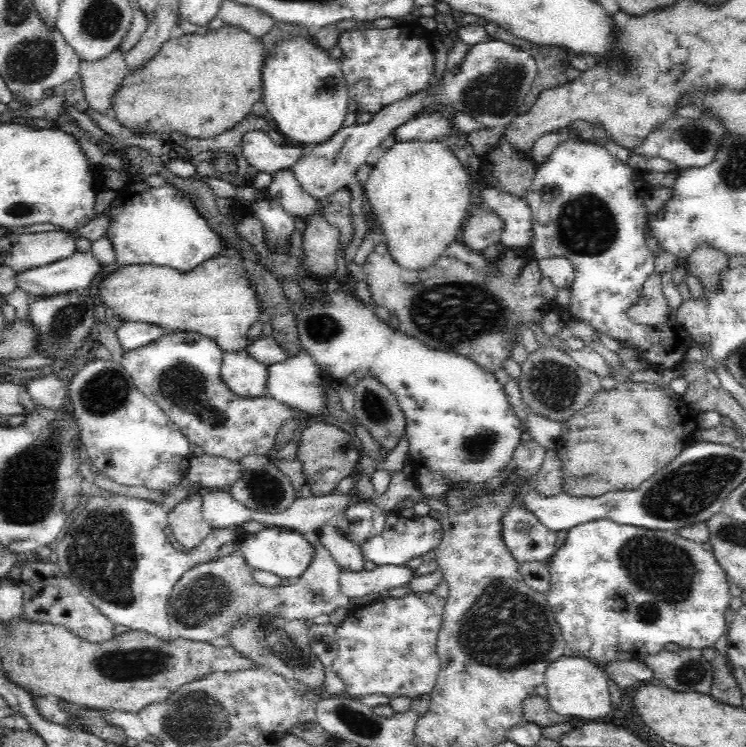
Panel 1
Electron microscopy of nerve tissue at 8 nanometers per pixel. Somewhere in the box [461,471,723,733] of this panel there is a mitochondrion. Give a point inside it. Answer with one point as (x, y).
(662, 574)

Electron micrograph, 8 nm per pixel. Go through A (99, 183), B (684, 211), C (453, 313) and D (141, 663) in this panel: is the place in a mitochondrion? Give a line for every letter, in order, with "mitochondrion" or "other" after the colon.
A: other
B: other
C: mitochondrion
D: mitochondrion

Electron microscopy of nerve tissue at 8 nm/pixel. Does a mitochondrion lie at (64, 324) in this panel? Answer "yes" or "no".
yes

